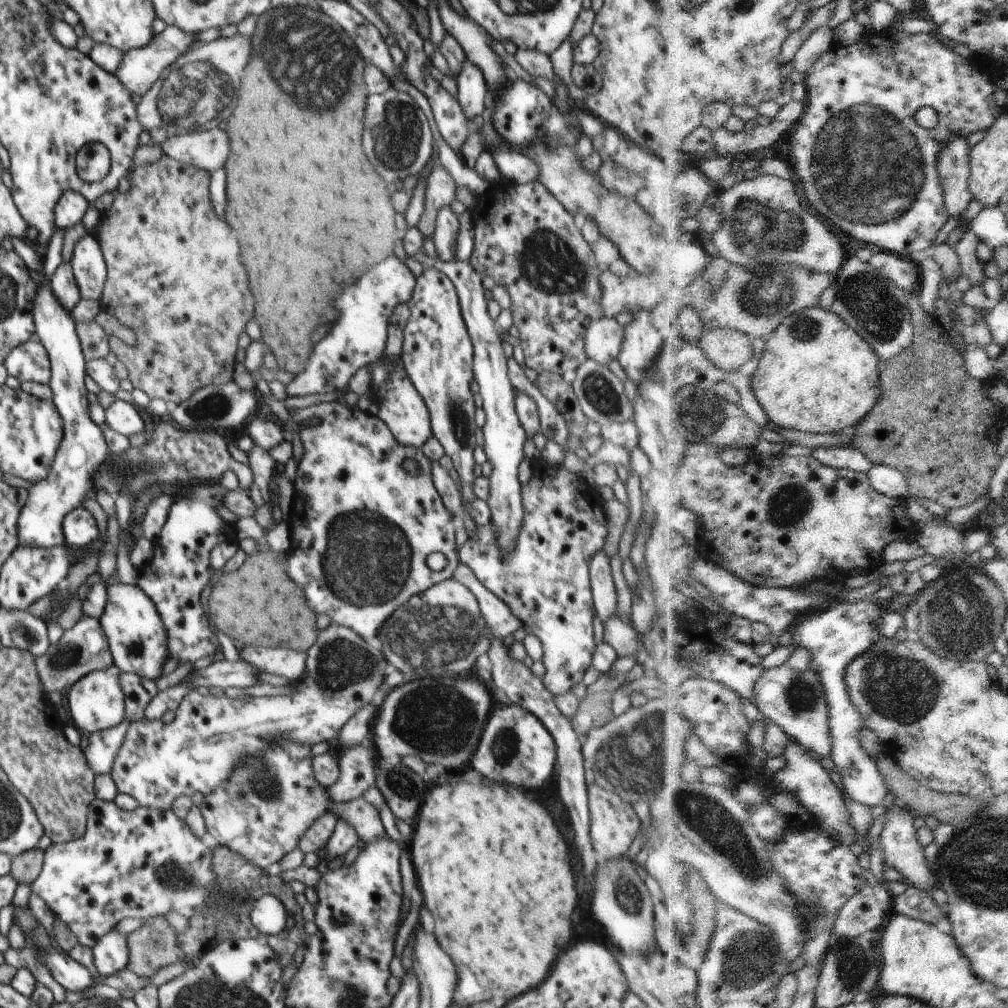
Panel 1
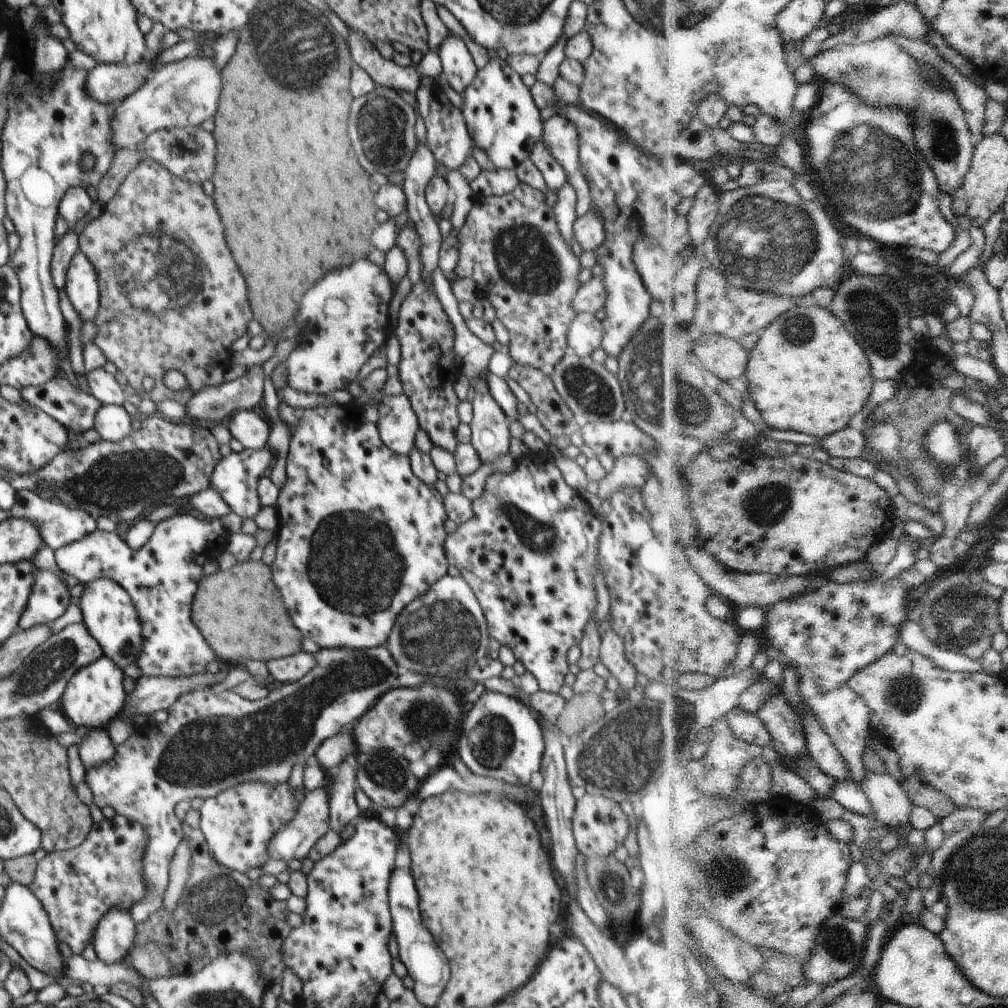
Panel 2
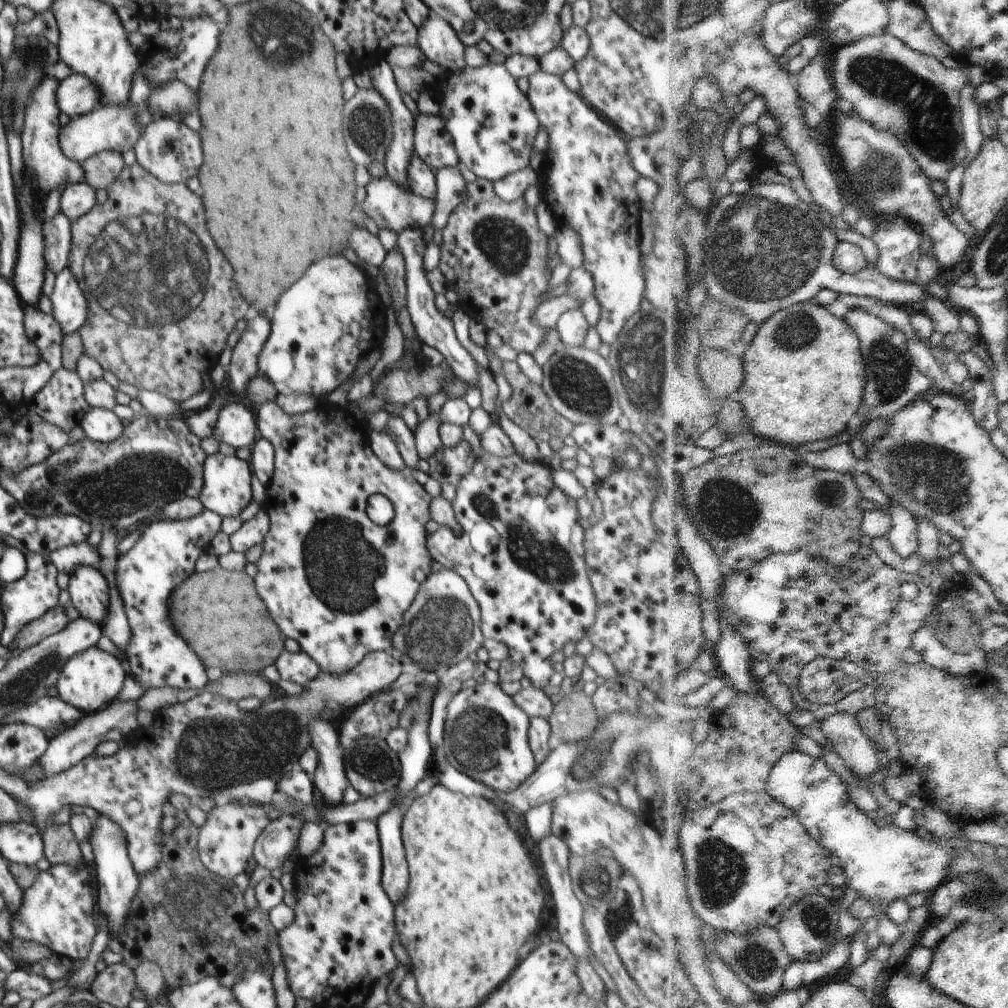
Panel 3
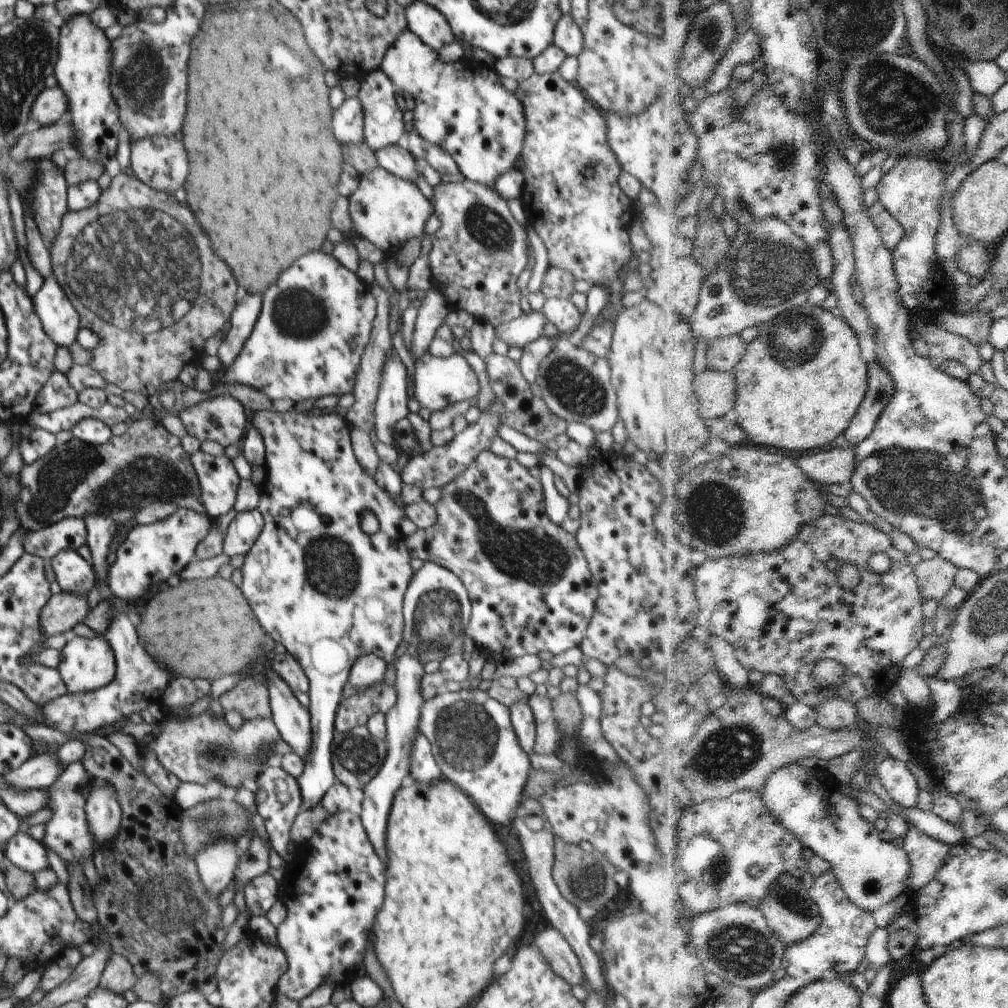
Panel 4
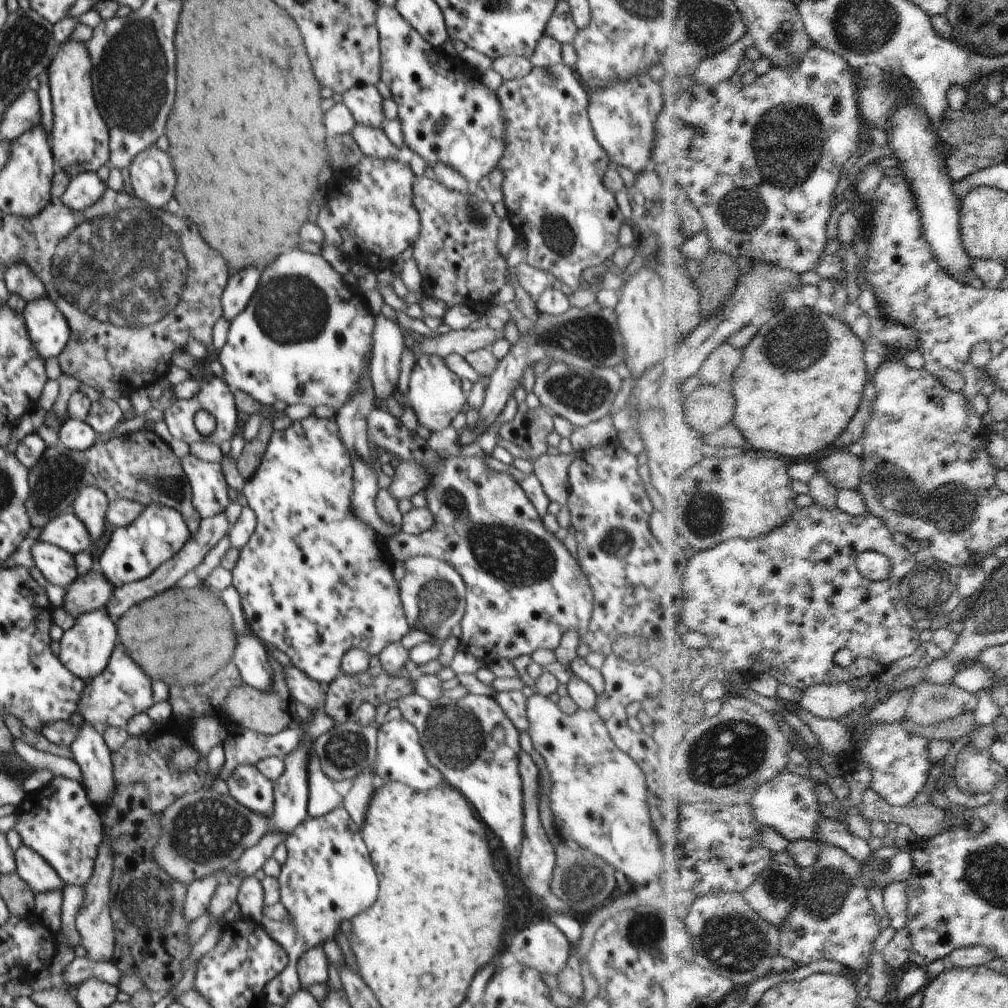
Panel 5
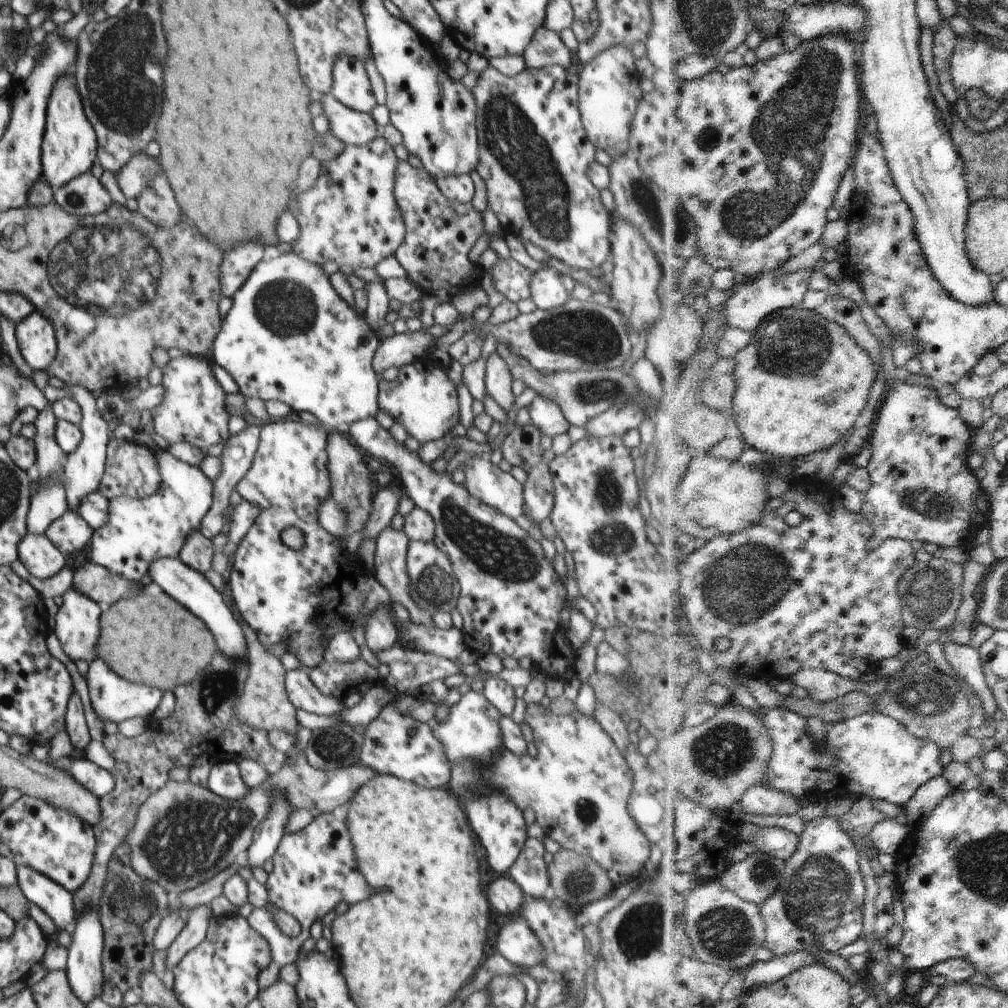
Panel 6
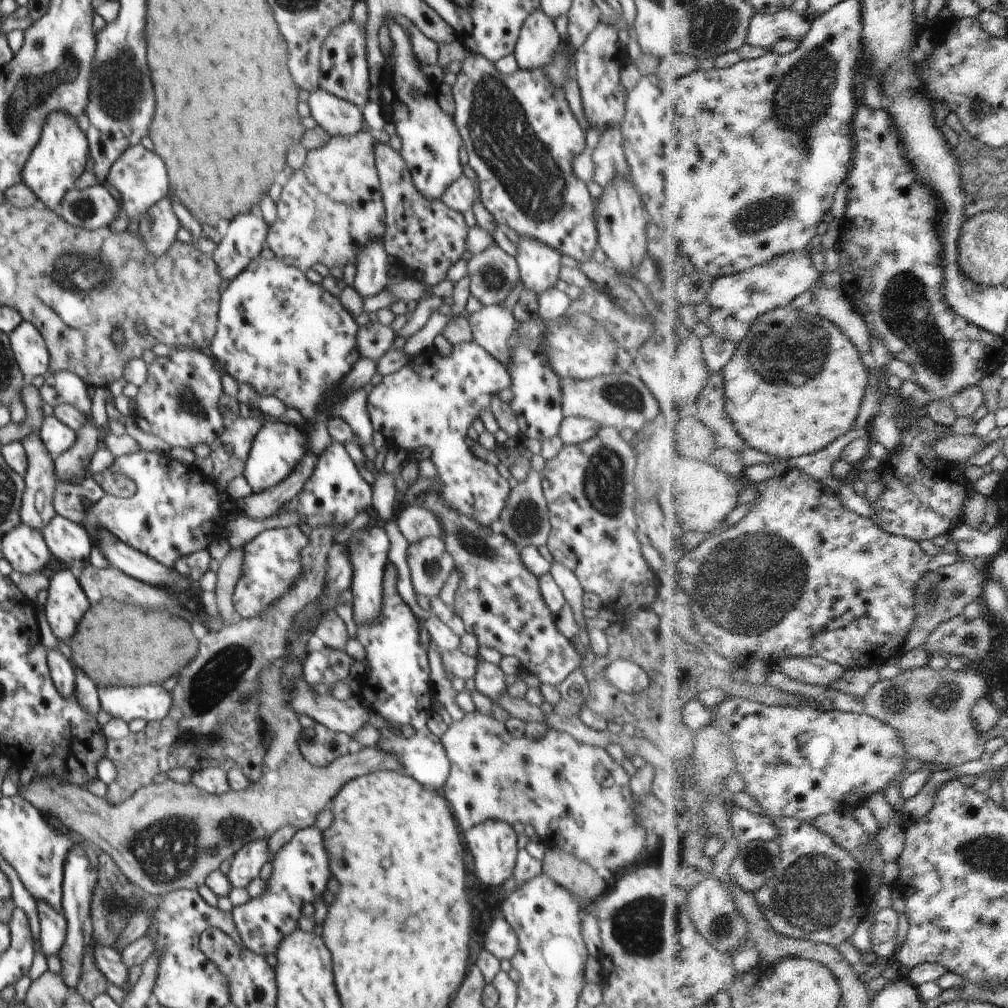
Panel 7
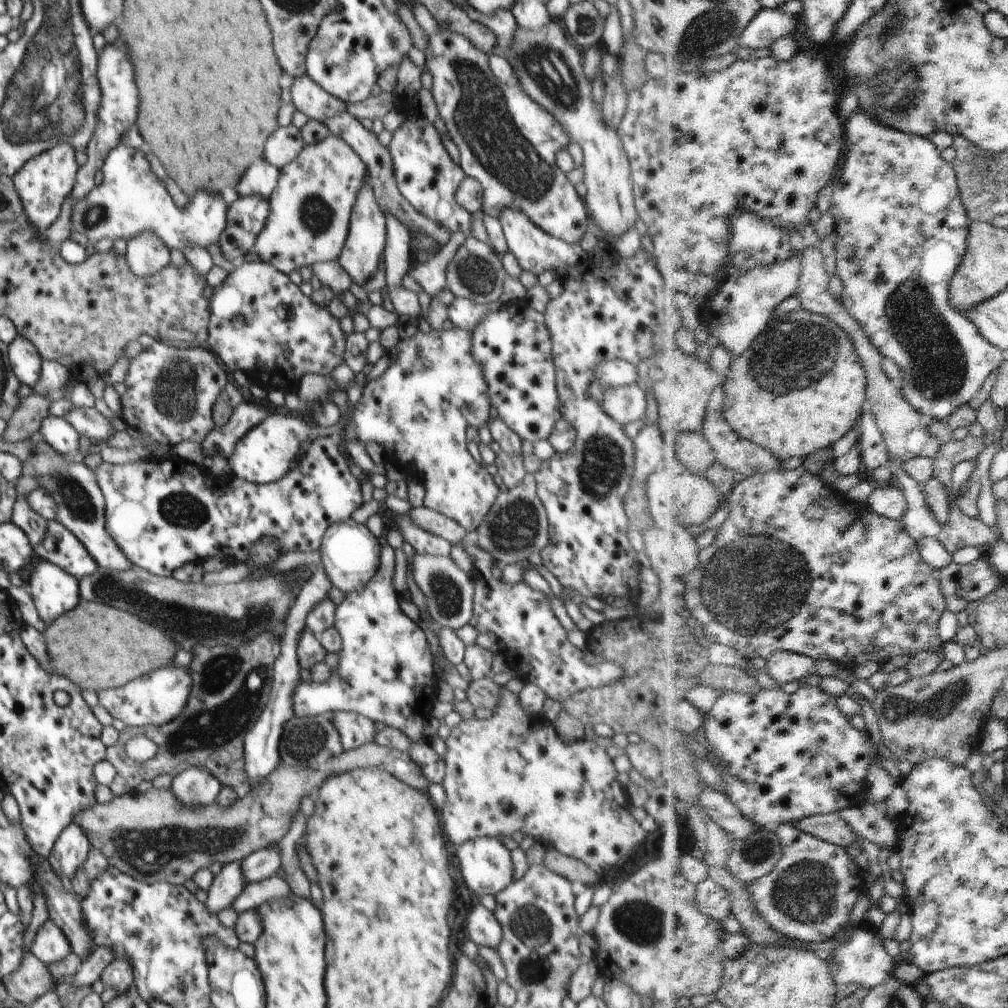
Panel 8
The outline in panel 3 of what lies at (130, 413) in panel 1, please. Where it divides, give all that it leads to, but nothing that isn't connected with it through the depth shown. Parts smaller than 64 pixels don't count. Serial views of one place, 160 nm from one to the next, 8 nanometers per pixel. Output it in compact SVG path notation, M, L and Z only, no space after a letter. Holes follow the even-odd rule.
M91 408L81 420L80 426L89 439L109 443L116 440L124 430L121 419L112 409Z

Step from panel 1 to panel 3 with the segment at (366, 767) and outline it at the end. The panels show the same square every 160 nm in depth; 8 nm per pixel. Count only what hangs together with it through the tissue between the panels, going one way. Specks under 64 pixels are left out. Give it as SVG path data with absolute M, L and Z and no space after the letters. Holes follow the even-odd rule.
M284 814L270 821L253 846L253 857L257 864L270 871L281 868L283 862L291 859L298 850L298 836L305 822L292 814Z

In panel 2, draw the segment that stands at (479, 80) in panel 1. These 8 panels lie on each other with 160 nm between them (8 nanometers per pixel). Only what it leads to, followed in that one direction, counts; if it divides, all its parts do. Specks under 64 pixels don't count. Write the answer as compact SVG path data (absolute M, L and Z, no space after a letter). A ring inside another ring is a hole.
M450 34L436 55L442 63L440 72L448 79L450 86L462 95L475 81L478 70L470 50L459 35Z

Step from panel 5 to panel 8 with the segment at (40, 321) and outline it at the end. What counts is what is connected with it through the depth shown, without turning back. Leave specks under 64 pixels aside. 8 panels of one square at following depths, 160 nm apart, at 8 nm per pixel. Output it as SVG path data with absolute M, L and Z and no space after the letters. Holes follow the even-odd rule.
M17 334L9 344L8 356L11 371L18 377L21 384L26 384L34 389L36 382L41 377L43 361L37 346L34 346L25 336Z

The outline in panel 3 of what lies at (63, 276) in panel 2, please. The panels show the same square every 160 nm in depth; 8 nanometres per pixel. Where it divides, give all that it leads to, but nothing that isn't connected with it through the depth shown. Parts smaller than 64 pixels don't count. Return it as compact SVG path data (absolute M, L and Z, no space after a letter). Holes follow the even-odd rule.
M59 212L59 214L51 220L44 218L45 261L47 268L56 275L69 264L72 242L71 223L72 221L62 212Z

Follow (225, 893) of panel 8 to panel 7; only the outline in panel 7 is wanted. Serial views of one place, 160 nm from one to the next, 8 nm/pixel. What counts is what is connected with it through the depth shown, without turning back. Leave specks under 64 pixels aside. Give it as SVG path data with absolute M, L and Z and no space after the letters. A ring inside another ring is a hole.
M268 836L246 842L233 856L227 877L233 887L246 887L252 879L259 876L262 865L272 858Z

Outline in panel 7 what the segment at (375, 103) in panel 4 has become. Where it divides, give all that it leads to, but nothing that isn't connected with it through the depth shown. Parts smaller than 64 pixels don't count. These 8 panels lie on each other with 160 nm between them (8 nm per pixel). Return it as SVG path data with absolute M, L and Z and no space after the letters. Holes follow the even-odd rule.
M352 18L331 30L323 44L320 68L320 88L338 98L350 101L360 108L363 108L369 102L368 92L372 85L370 84L370 79L368 79L366 33L365 29L360 28L352 21Z

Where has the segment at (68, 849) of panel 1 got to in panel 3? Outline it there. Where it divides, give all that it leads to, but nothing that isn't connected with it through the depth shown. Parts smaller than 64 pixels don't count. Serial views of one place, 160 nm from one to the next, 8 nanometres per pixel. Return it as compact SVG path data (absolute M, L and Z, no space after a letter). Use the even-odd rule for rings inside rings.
M82 858L82 863L67 865L66 863L56 863L43 871L39 871L32 886L29 886L23 894L23 903L19 908L16 917L12 917L11 933L25 941L34 941L51 948L57 955L67 956L71 959L83 961L88 954L96 934L94 925L94 905L97 902L95 885L97 880L92 878L88 865Z

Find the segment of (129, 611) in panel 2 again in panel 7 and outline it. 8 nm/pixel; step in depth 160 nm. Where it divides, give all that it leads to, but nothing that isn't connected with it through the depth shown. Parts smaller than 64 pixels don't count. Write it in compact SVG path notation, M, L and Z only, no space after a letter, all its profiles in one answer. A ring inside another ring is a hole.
M24 524L3 536L2 552L15 571L27 575L40 573L52 558L41 531Z

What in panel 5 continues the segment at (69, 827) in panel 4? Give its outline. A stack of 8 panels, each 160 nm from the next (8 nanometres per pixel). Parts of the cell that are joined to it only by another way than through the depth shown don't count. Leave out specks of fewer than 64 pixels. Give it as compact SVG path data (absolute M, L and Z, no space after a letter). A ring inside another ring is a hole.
M54 777L41 788L28 791L14 812L18 817L14 829L20 833L22 843L32 847L40 856L43 856L50 863L50 866L56 870L65 885L85 885L90 880L99 846L104 838L103 820L97 808L89 801L85 788L80 781Z

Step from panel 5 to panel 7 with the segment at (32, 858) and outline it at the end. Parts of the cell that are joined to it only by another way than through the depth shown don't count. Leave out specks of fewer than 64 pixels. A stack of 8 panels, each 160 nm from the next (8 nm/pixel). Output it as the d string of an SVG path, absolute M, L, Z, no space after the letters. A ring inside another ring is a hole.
M37 900L37 910L41 926L40 934L40 946L43 952L48 958L51 954L59 954L59 950L62 948L62 945L65 941L65 936L67 933L67 920L63 913L58 912L53 906L50 906L49 902L45 900Z

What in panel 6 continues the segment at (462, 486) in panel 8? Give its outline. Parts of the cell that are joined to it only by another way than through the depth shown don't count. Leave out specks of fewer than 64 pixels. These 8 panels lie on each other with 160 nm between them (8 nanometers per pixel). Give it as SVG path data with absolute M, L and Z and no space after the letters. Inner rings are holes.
M418 360L400 368L400 375L393 382L379 379L377 399L379 409L390 413L395 422L406 427L408 436L416 438L416 442L421 445L444 438L460 423L457 388L448 378L446 371L428 370L428 362L429 360ZM486 456L469 458L461 467L465 475L462 486L470 496L512 520L524 514L523 485L510 473L500 470Z

